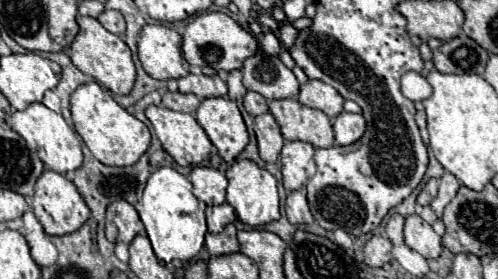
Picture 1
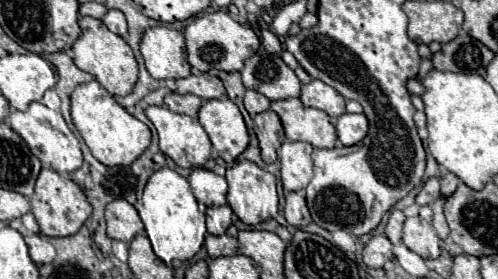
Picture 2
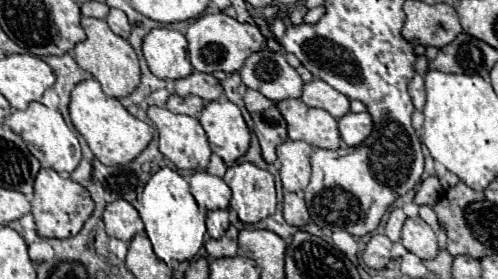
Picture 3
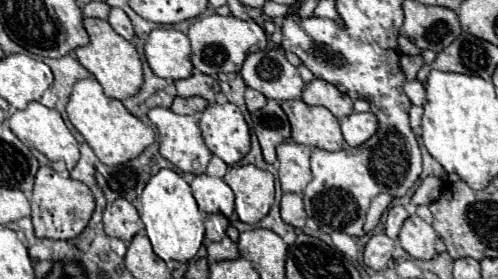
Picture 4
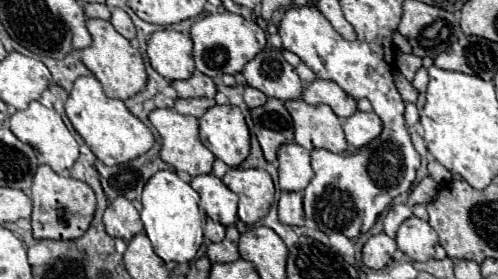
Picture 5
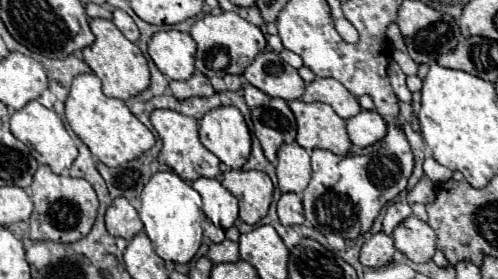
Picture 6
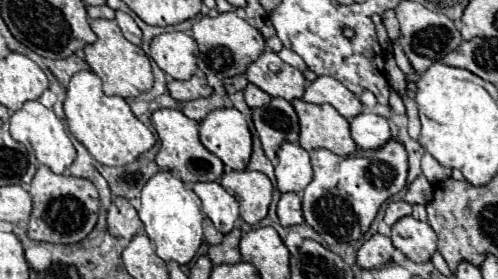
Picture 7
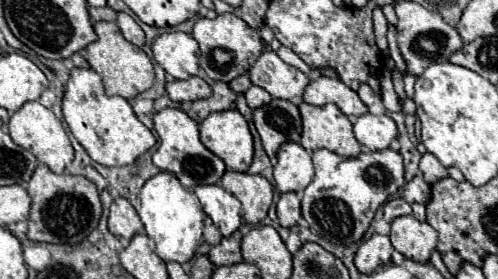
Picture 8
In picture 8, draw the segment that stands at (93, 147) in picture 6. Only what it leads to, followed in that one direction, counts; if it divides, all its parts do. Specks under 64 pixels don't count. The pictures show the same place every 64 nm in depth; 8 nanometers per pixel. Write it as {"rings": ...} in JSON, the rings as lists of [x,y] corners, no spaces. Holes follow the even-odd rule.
{"rings":[[[74,68],[70,72],[62,112],[74,138],[82,144],[88,156],[102,166],[128,166],[156,144],[154,134],[136,118],[128,100],[122,96],[106,96],[100,74],[90,68]]]}

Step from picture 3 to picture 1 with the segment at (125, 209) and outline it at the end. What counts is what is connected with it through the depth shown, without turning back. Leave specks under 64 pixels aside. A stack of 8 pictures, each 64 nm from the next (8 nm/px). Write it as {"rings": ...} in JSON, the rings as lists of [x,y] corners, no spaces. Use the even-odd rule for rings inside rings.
{"rings":[[[116,200],[106,208],[106,238],[110,242],[130,244],[132,238],[144,230],[140,216],[126,200]]]}

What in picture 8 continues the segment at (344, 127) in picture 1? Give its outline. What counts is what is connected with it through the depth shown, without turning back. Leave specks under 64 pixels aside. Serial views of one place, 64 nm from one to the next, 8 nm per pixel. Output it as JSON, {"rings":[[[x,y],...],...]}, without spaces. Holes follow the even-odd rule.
{"rings":[[[364,114],[354,122],[354,134],[362,146],[370,150],[386,150],[392,140],[398,138],[398,128],[396,122],[386,114]]]}

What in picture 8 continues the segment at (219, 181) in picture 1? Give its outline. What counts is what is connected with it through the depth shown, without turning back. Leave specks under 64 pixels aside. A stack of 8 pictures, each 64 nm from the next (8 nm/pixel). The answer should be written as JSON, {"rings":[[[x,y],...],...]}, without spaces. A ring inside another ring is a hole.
{"rings":[[[196,186],[194,194],[222,236],[232,236],[240,228],[240,202],[222,186]]]}

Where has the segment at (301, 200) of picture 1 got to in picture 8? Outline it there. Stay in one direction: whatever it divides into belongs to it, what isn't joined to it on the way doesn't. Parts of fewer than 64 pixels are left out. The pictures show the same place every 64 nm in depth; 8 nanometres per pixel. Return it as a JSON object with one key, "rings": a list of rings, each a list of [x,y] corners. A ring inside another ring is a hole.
{"rings":[[[286,192],[280,196],[278,204],[276,204],[276,214],[280,220],[280,226],[290,228],[296,226],[296,222],[300,220],[300,198],[296,192]]]}

